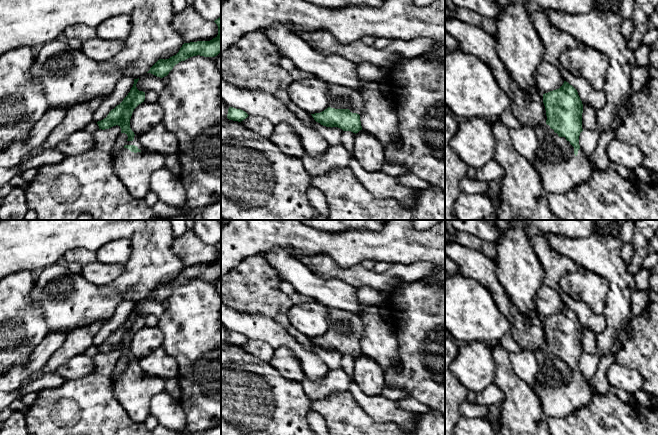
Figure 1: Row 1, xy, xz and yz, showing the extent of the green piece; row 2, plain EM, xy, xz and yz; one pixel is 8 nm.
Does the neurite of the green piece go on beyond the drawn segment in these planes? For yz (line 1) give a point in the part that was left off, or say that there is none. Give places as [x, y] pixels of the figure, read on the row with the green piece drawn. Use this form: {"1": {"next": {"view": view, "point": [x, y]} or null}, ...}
{"1": {"next": {"view": "yz", "point": [560, 170]}}}

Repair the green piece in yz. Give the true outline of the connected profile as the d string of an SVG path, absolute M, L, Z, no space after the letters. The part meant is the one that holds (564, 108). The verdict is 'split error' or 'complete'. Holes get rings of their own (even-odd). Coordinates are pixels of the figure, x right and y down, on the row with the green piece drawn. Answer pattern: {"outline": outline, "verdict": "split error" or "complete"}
{"outline": "M564 81L556 90L543 94L547 120L535 128L539 148L537 160L531 163L537 170L547 193L566 193L577 185L587 182L594 170L590 159L579 145L582 129L583 104L577 90Z", "verdict": "split error"}

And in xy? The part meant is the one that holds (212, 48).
{"outline": "M221 16L214 21L218 26L218 35L210 41L184 43L179 52L169 59L159 59L147 73L163 78L181 61L193 56L215 57L221 52Z", "verdict": "complete"}

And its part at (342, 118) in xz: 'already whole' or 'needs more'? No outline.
needs more

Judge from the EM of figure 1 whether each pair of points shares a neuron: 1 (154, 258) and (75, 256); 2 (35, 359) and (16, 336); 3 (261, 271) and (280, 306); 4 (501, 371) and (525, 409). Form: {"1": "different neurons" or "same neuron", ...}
{"1": "different neurons", "2": "different neurons", "3": "same neuron", "4": "same neuron"}

